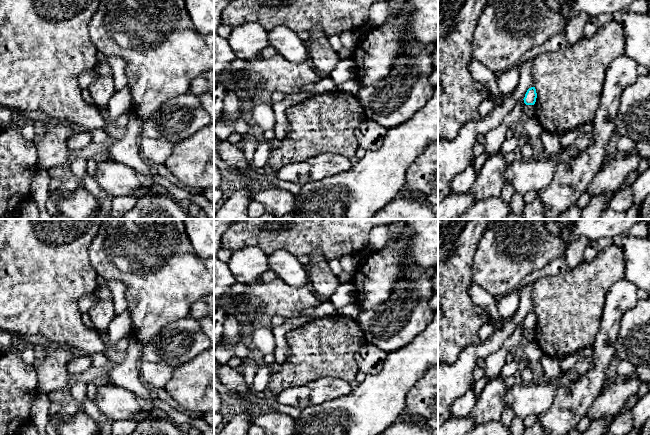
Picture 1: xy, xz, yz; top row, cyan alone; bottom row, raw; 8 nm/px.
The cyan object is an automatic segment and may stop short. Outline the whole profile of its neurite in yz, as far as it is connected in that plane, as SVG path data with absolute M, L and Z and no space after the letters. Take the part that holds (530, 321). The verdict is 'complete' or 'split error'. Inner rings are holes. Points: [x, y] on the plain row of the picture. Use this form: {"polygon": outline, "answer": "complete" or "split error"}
{"polygon": "M531 311L527 314L525 321L524 321L524 327L526 329L534 329L536 326L537 317L535 311Z", "answer": "complete"}

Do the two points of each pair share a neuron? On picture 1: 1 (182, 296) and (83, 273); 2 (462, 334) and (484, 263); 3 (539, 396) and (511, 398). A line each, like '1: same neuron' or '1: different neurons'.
1: different neurons
2: different neurons
3: same neuron

